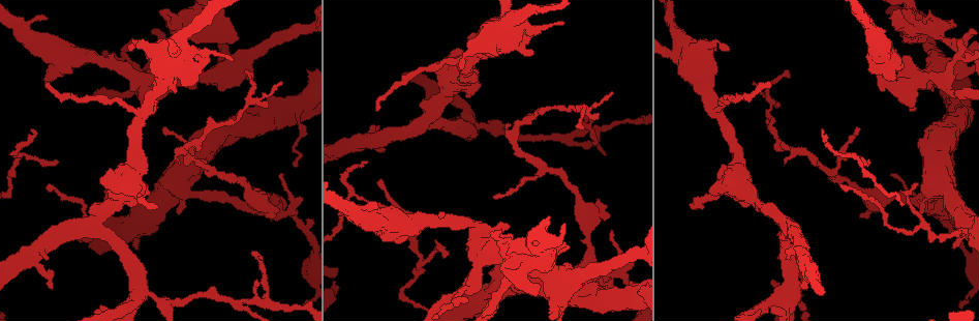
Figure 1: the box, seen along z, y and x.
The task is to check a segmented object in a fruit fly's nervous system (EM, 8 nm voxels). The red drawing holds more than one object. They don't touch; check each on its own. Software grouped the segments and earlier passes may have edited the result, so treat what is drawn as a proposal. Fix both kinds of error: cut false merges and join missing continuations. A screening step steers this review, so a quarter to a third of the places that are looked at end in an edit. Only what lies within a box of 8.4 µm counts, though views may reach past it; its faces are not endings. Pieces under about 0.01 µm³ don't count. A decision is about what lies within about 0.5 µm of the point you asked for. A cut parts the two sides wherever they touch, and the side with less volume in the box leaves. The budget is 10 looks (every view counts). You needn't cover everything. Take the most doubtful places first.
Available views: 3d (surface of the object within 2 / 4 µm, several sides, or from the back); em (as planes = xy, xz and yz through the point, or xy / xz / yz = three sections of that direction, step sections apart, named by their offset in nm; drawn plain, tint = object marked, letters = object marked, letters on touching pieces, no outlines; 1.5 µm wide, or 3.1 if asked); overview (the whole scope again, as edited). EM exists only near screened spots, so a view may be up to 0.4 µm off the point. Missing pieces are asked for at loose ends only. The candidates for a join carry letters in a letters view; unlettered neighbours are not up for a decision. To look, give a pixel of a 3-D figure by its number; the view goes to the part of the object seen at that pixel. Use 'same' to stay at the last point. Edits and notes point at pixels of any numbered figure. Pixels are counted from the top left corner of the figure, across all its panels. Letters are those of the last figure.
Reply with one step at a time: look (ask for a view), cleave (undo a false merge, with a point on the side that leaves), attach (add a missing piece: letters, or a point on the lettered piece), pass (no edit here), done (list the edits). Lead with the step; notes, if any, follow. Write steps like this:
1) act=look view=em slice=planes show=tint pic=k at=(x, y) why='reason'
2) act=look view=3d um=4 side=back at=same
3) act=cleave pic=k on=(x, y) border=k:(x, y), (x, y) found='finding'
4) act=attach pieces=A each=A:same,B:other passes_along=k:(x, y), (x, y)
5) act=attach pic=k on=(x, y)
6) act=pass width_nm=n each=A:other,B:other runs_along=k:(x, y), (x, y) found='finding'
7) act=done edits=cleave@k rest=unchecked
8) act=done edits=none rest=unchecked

act=look view=em slice=planes show=plain pic=1 at=(891, 12) why='thick end'

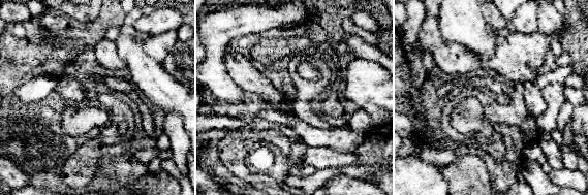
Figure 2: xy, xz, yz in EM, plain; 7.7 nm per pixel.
act=look view=em slice=planes show=letters at=same

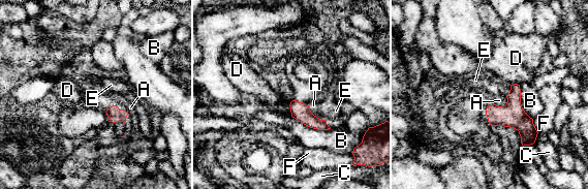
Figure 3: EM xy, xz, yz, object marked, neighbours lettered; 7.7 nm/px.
act=pass longest_contact=B:320nm each=A:other,B:other,C:other,D:other,E:other,F:other found='none of them fits'

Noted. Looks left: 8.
act=look view=em slice=xy step=8 show=tint pic=1 at=(140, 295) why='four arms meet'

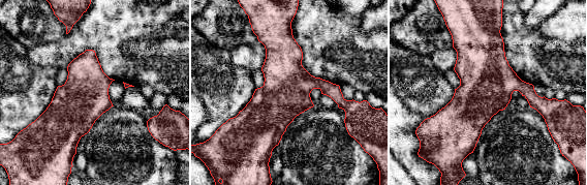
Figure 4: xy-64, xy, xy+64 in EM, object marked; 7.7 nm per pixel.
act=look view=em slice=planes show=letters at=same why='another direction'

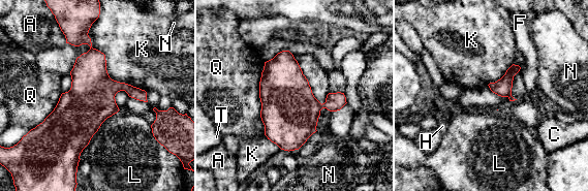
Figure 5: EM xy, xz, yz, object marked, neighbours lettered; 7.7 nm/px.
act=pass each=A:other,C:other,F:other,H:other,K:other,L:other,N:other,Q:other,T:other border=5:(66, 42), (145, 91) found='one neuron here'

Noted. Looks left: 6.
act=look view=3d um=2 pic=1 at=(379, 180) why='an open end'

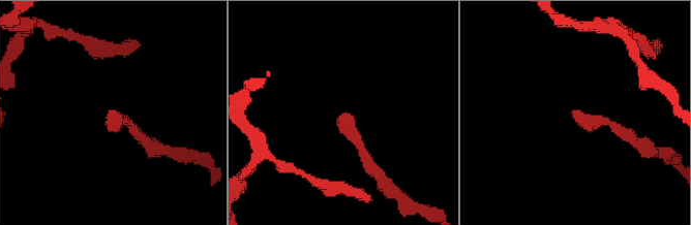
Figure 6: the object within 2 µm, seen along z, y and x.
act=look view=em slice=yz step=4 show=letters pic=6 at=(112, 113)

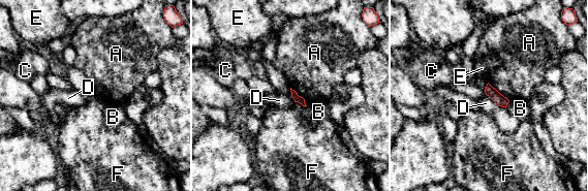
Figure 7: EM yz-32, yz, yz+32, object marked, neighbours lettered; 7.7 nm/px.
act=look view=em slice=planes show=letters at=same why='cut it another way'

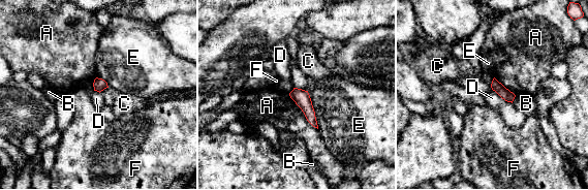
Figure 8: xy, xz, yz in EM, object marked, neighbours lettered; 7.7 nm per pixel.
act=pass each=A:other,B:other,C:other,D:other,E:other,F:other border=8:(288, 94), (305, 118), (317, 129) found='no lettered piece goes on from it'

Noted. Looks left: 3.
act=look view=em slice=xz step=4 show=letters pic=1 at=(420, 305) why='thick turns thin'

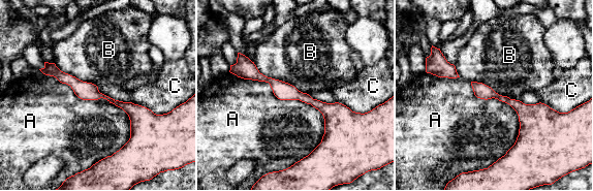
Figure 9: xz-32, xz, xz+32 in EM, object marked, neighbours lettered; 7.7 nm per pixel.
act=pass width_nm=120 each=A:other,B:other,C:other border=9:(253, 62), (263, 74), (307, 94) found='continuous, no second neuron'

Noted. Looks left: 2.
act=done edits=none rest=unchecked

